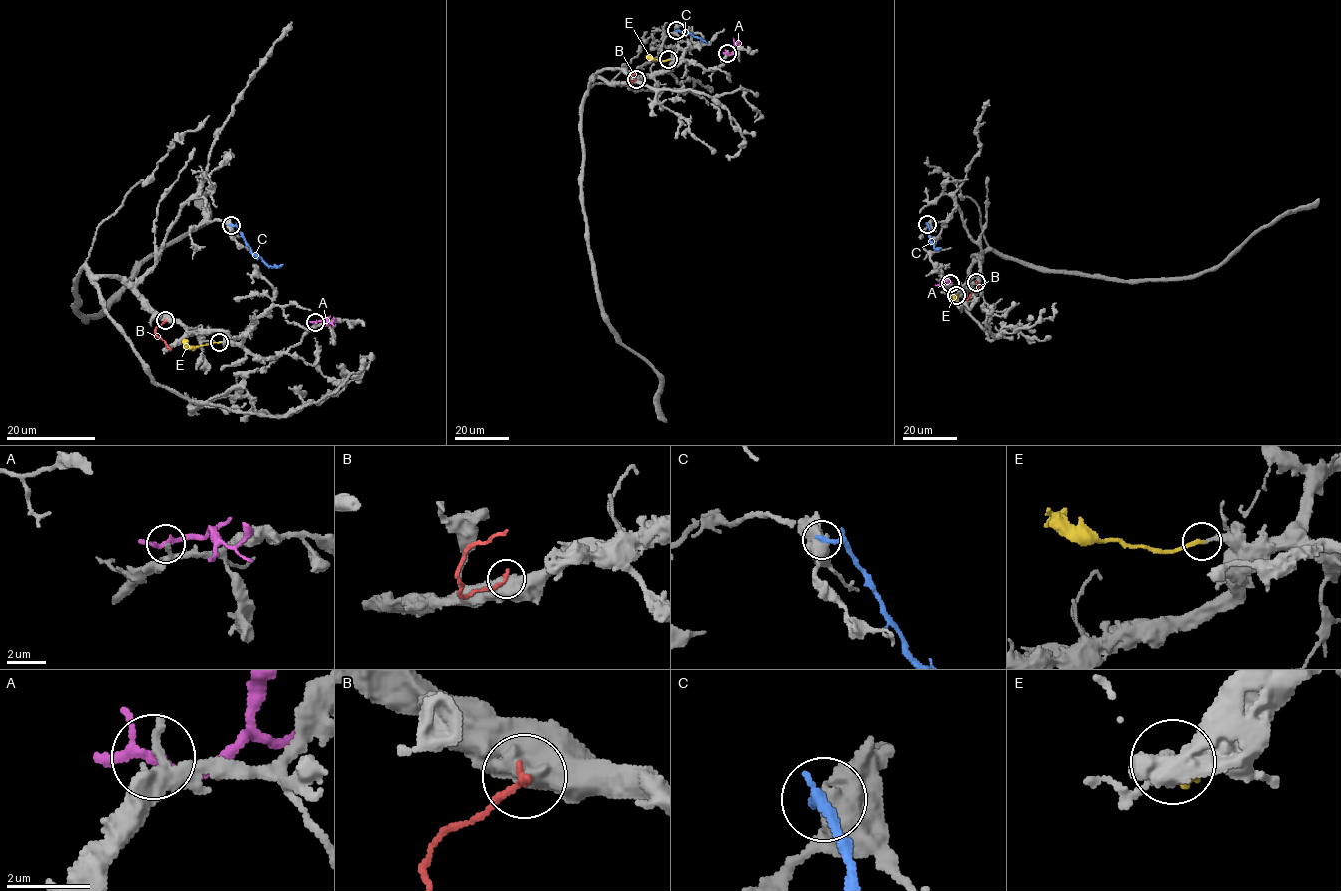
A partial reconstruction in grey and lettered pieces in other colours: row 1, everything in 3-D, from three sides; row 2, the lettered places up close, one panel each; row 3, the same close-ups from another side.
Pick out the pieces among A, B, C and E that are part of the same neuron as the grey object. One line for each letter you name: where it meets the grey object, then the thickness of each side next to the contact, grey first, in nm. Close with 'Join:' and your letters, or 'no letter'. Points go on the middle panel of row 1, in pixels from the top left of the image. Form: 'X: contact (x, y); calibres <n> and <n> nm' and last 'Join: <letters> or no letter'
E: contact (668, 59); calibres 200 and 220 nm
Join: E

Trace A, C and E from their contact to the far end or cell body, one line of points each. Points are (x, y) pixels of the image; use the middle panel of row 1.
A: (727, 53), (733, 50), (733, 38)
C: (676, 31), (688, 33), (707, 43)
E: (668, 59), (647, 56)

